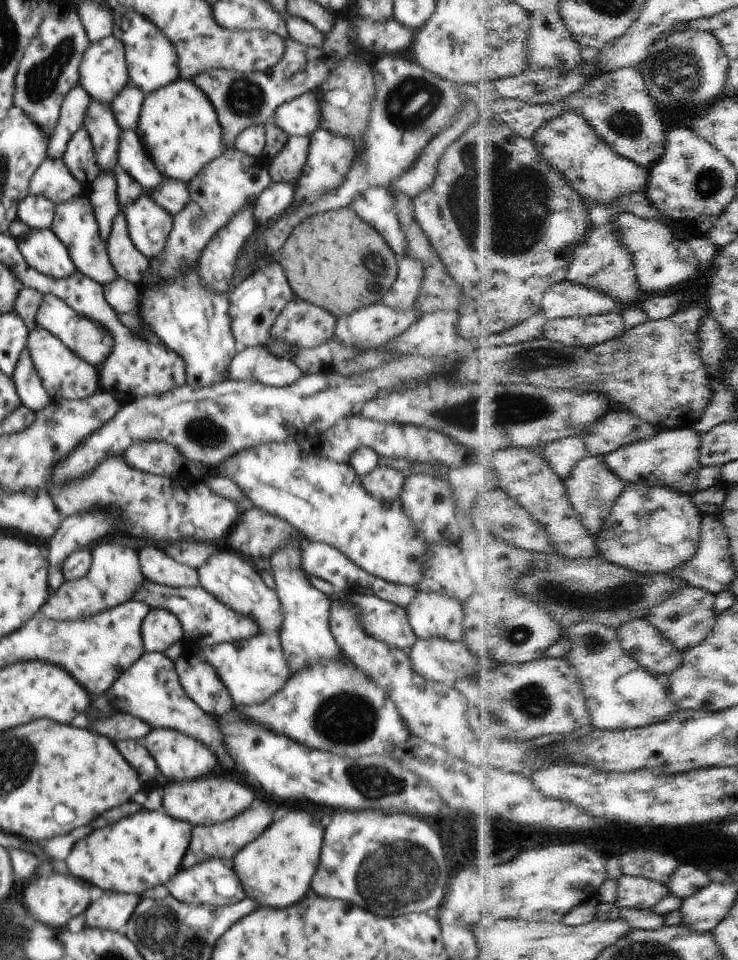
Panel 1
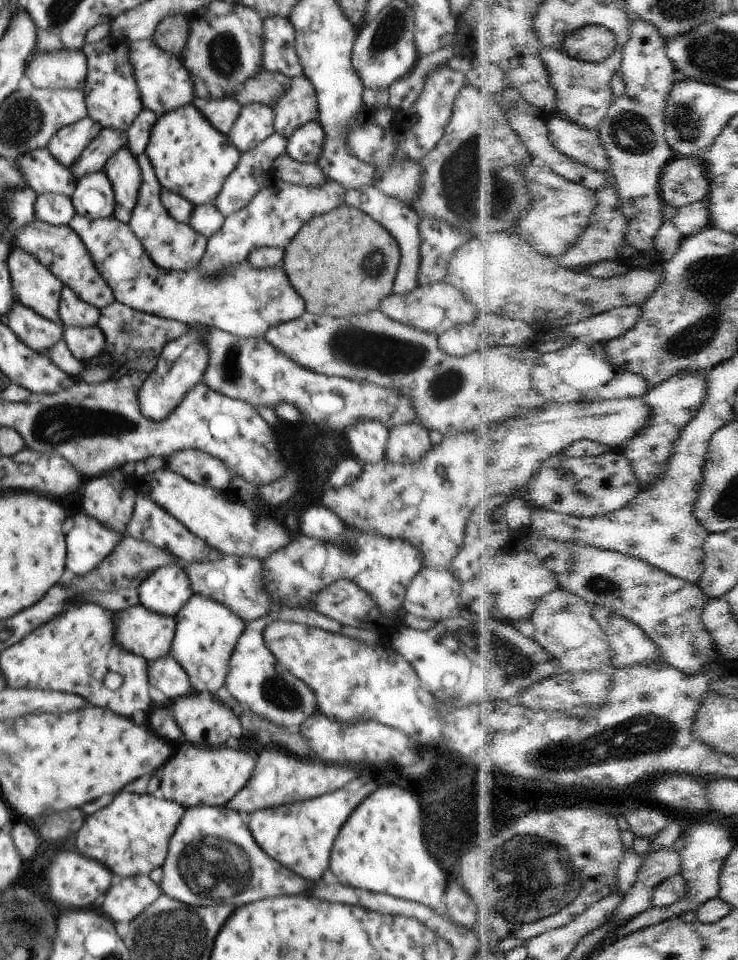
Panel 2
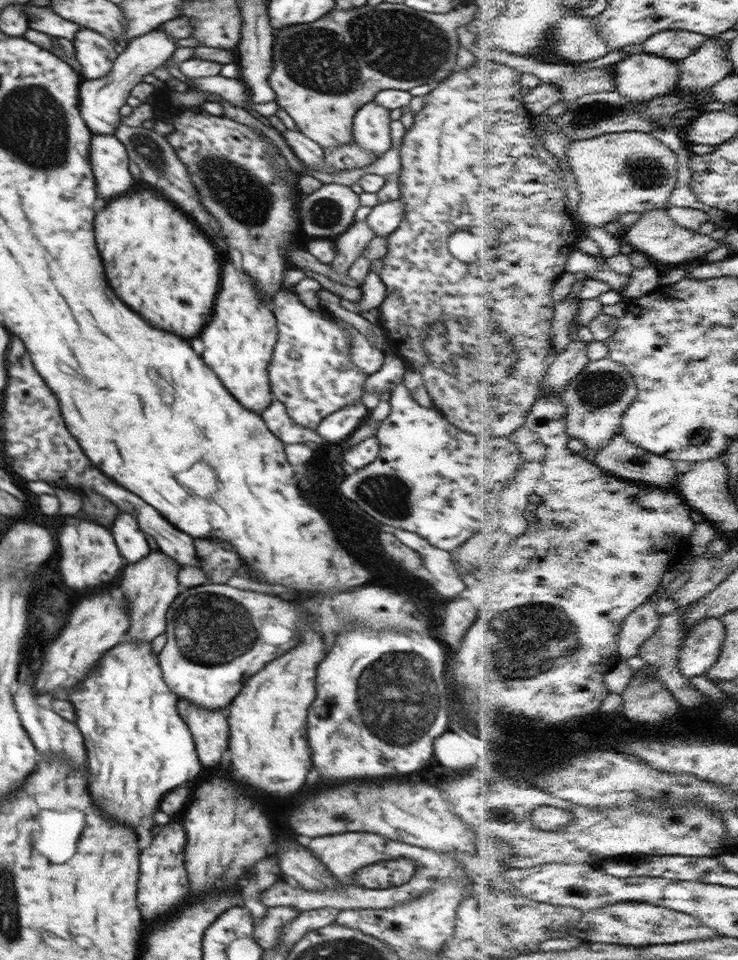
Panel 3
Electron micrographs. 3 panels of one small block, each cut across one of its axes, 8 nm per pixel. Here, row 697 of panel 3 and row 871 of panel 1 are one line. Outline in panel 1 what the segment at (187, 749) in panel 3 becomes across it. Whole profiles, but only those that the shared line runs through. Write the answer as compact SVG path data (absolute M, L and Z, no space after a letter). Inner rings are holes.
M140 810L122 818L116 826L94 830L90 836L76 842L65 863L70 875L104 891L142 896L146 890L168 884L168 880L176 876L191 841L192 827L188 822L168 816L163 810Z

